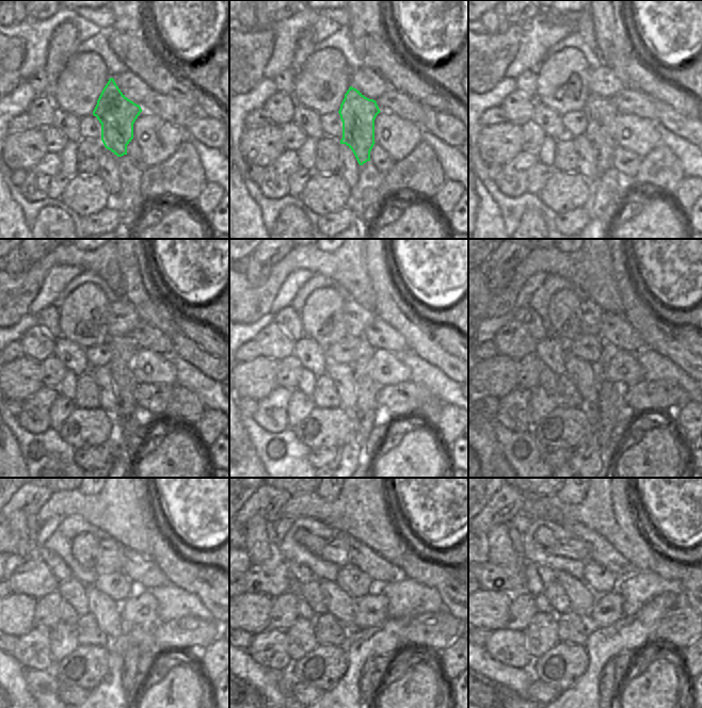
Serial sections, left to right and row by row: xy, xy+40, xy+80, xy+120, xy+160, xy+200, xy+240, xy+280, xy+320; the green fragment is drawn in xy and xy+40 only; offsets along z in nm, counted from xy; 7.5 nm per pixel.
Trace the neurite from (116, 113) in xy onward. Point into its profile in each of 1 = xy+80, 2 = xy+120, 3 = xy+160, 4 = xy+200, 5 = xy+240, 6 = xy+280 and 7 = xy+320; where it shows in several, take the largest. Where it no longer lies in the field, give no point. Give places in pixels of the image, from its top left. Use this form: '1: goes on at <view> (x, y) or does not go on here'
1: goes on at xy+80 (600, 111)
2: goes on at xy+120 (123, 349)
3: goes on at xy+160 (367, 412)
4: goes on at xy+200 (609, 406)
5: goes on at xy+240 (132, 655)
6: goes on at xy+280 (368, 691)
7: goes on at xy+320 (608, 687)

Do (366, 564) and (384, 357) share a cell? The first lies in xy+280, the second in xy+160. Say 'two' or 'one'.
two

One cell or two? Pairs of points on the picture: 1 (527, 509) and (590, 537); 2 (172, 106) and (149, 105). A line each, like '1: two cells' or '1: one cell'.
1: one cell
2: one cell

